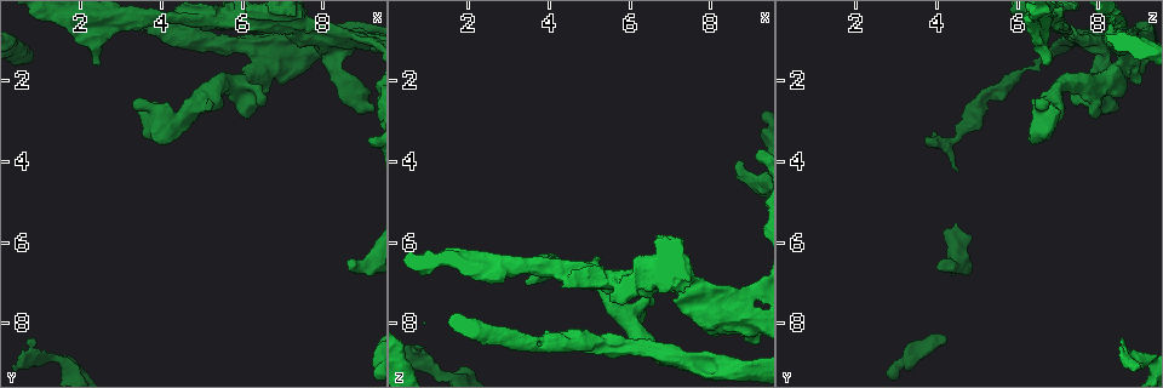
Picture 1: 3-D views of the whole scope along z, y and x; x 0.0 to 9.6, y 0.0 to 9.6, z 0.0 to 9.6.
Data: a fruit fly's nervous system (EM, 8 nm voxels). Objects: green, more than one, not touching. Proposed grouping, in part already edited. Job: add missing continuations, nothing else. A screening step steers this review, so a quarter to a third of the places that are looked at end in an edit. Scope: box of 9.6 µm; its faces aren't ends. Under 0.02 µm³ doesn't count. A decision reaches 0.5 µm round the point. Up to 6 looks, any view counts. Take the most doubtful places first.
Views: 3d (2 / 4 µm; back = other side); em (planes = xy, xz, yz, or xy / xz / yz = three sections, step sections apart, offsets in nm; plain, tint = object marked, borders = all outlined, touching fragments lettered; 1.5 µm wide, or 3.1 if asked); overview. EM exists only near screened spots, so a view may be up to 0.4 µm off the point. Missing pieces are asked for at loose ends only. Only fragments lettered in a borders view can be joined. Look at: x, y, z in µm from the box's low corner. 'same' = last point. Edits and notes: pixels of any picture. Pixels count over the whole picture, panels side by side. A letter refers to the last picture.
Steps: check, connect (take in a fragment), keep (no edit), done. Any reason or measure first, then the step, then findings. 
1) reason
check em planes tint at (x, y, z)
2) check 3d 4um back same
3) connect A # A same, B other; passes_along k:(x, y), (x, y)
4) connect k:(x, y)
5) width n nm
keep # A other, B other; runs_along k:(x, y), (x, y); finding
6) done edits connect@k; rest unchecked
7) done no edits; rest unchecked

free end
check em yz step 8 borders at (0.65, 8.55, 8.60)

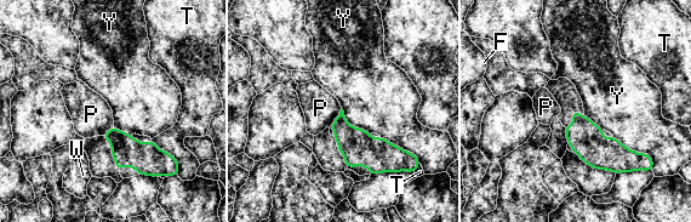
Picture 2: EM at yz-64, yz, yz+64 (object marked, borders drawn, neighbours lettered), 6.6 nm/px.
longest_contact Y 260 nm
keep # F other, P other, T other, W other, Y other; border 2:(342, 108), (350, 125), (370, 134); no lettered fragment goes on from it

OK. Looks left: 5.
an open end
check 3d 2um at (8.70, 6.65, 3.95)

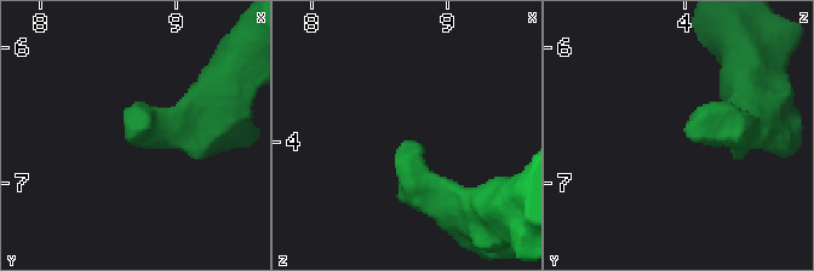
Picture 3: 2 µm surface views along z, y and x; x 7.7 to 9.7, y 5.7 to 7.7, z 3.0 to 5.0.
need the tissue
check em yz step 4 tint at (8.66, 6.66, 4.02)

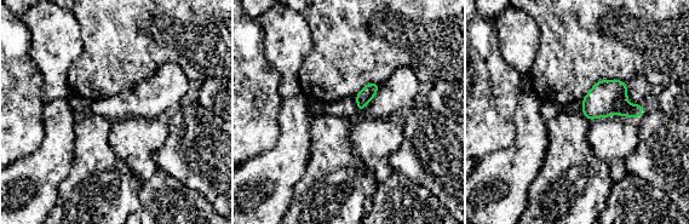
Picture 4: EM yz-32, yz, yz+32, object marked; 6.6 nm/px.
check em planes borders same

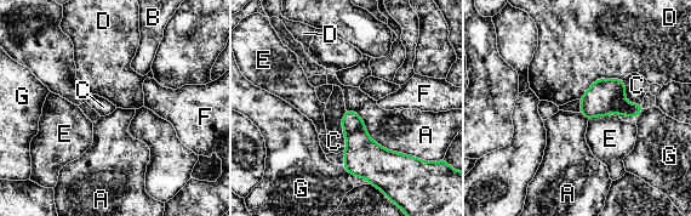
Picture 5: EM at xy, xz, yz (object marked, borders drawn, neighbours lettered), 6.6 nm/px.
keep # A other, B other, C other, D other, E other, F other, G other; border 5:(346, 109), (372, 140), (416, 158); no lettered fragment goes on from it

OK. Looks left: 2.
thick end
check em planes borders at (9.10, 2.75, 8.45)

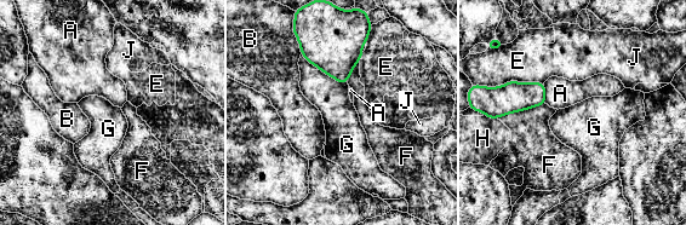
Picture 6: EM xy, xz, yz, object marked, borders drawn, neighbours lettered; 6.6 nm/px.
longest_contact E 480 nm
keep # A other, B other, E other, F other, G other, H other, J other; border 6:(544, 103), (497, 117); no lettered fragment goes on from it

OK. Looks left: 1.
done no edits; rest unchecked

